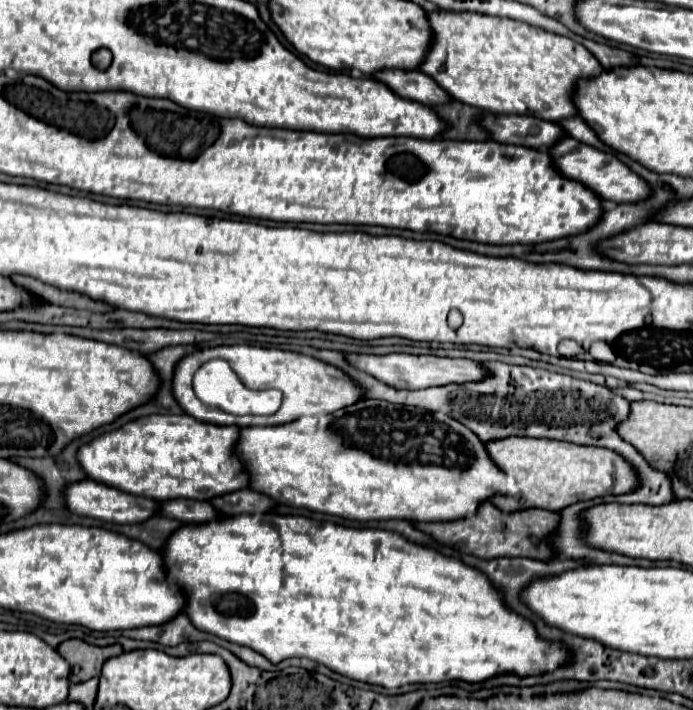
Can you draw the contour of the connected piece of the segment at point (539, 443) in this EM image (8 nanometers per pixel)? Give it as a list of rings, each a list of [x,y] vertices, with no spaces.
[[[504,437],[486,441],[486,451],[498,469],[516,479],[518,493],[512,497],[490,499],[502,511],[540,507],[548,511],[560,511],[578,501],[588,501],[602,495],[628,493],[638,485],[632,467],[618,457],[618,453],[600,447],[584,447],[554,439],[532,439],[532,437]]]

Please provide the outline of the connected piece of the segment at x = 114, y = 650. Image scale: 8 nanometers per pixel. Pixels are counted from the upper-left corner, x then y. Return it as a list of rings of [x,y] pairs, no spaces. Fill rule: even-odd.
[[[68,639],[58,647],[58,653],[70,663],[72,683],[82,683],[92,677],[98,677],[106,659],[120,655],[124,649],[122,645],[114,643],[108,647],[96,647],[82,639]]]

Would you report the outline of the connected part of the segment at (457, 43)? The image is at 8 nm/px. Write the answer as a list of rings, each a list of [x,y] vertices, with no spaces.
[[[438,11],[428,13],[430,25],[434,29],[434,45],[430,55],[426,57],[426,65],[422,71],[430,75],[440,87],[448,91],[456,101],[486,109],[498,115],[532,115],[546,121],[572,119],[578,115],[574,95],[578,83],[584,79],[598,77],[606,73],[606,69],[598,63],[598,59],[580,43],[570,37],[546,33],[542,29],[534,29],[514,19],[498,19],[480,13],[456,13],[456,11]]]

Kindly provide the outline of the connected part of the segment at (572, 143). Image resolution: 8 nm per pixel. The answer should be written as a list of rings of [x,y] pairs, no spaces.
[[[566,137],[566,141],[554,145],[554,149],[550,149],[550,155],[554,157],[554,161],[558,161],[558,165],[562,165],[562,173],[570,173],[570,177],[578,177],[578,181],[586,181],[586,185],[590,185],[590,189],[594,189],[594,193],[598,193],[598,197],[606,201],[638,203],[638,201],[646,201],[654,193],[650,185],[632,169],[628,169],[620,159],[616,159],[610,153],[598,151],[586,143],[580,143],[572,137]]]

